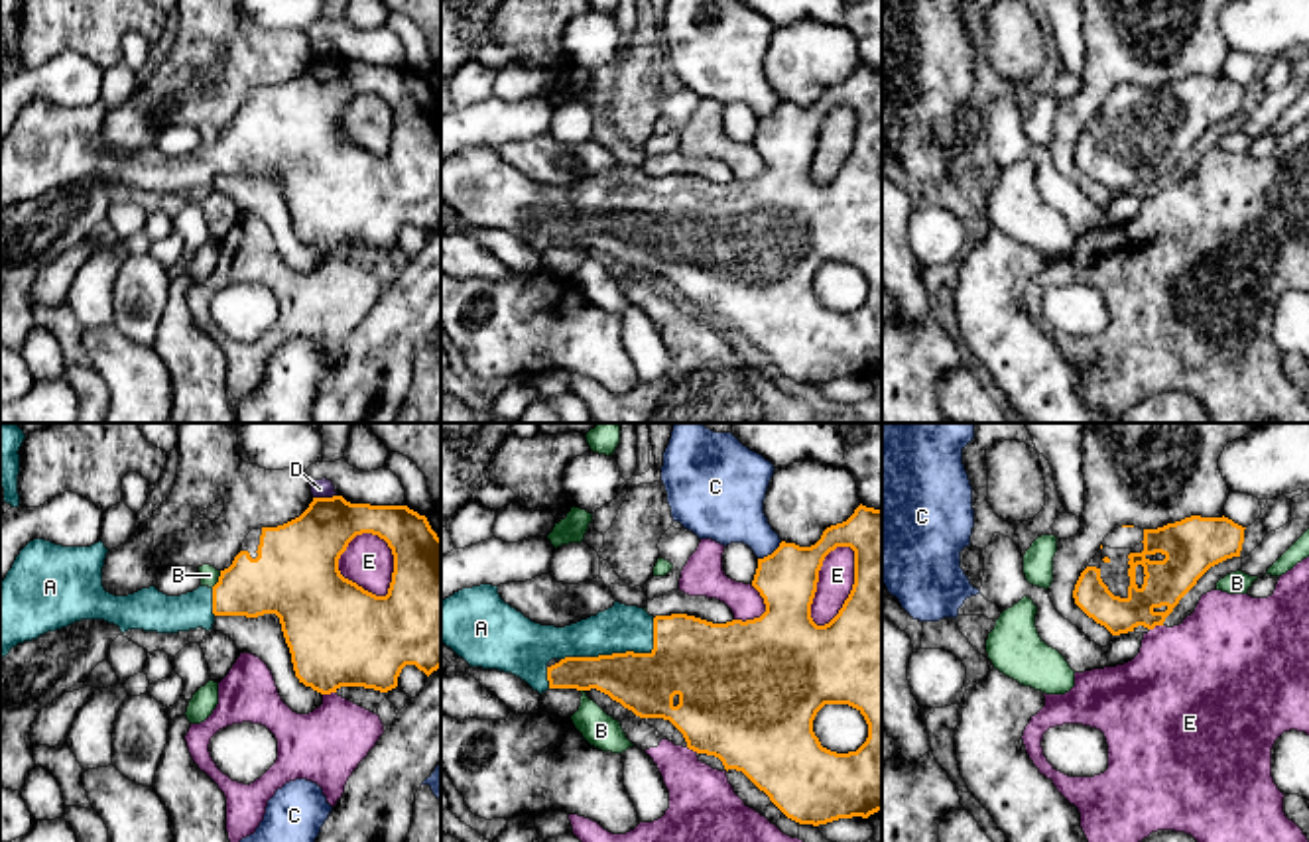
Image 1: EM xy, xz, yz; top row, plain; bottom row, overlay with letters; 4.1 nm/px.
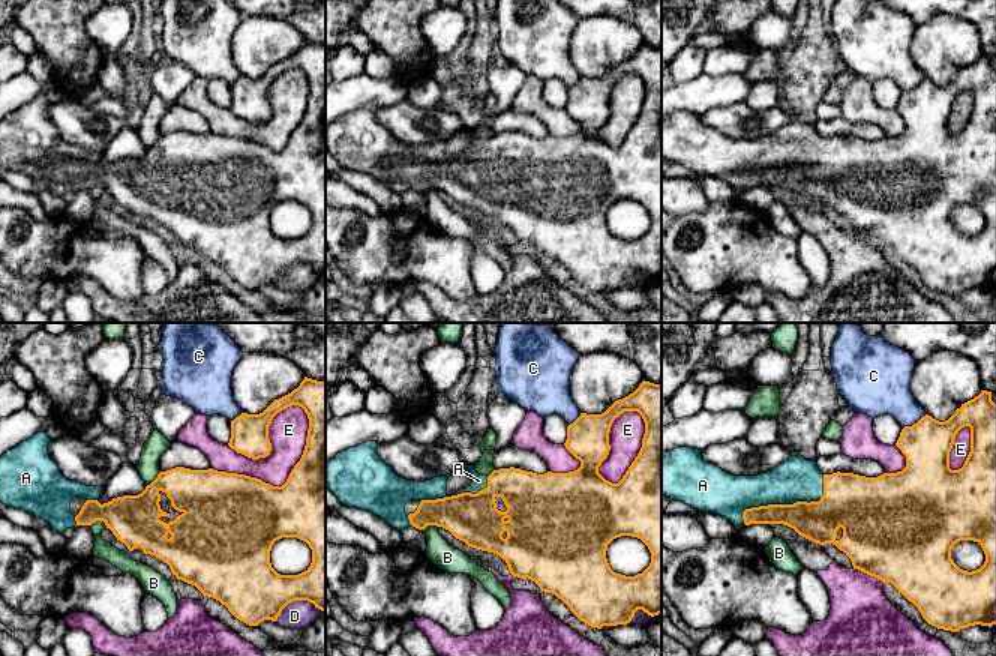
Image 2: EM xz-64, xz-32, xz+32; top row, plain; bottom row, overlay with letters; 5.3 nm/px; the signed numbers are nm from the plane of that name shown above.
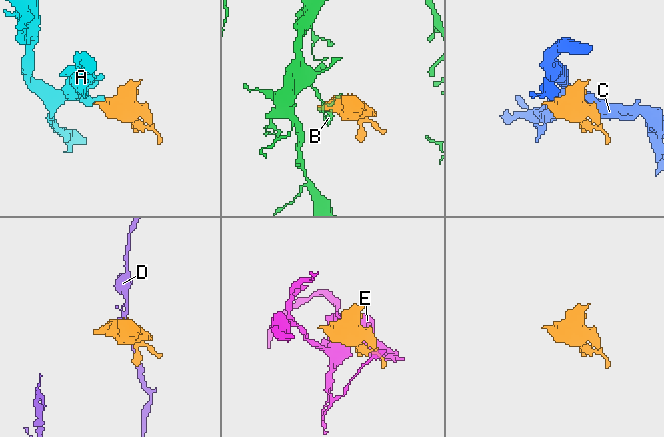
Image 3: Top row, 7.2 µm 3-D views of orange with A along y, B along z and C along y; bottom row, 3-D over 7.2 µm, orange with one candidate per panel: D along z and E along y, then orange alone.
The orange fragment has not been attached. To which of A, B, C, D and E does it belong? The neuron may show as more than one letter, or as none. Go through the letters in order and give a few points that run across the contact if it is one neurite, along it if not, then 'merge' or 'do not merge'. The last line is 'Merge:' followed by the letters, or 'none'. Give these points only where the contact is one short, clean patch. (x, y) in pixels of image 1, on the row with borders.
A: merge
B: do not merge
C: do not merge
D: do not merge
E: do not merge
Merge: A

